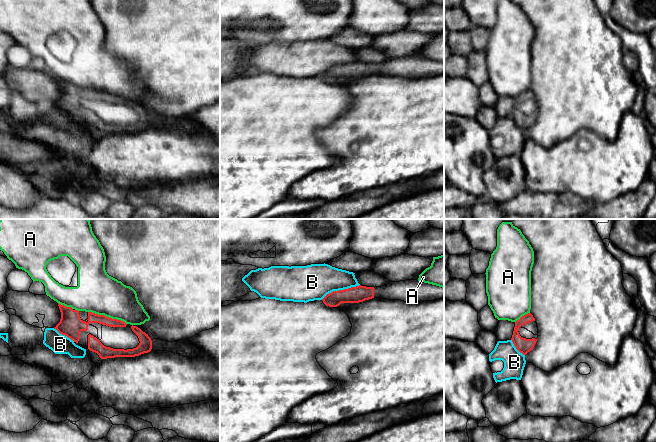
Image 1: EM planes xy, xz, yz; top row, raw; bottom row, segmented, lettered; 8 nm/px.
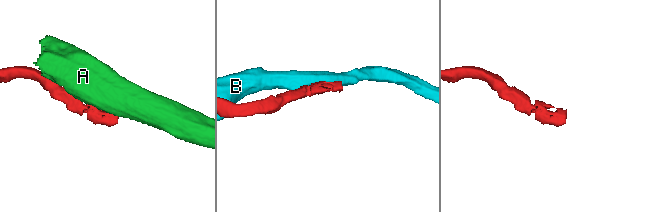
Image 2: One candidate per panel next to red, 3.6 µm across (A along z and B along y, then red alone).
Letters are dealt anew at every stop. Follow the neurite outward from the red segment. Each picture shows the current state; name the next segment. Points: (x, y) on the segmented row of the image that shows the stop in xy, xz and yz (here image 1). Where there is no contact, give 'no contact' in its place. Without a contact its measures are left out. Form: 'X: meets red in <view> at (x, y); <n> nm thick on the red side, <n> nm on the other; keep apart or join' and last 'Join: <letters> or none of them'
A: meets red in xy at (107, 317); 120 nm thick on the red side, 340 nm on the other; keep apart
B: meets red in xz at (340, 290); 130 nm thick on the red side, 280 nm on the other; keep apart
Join: none of them

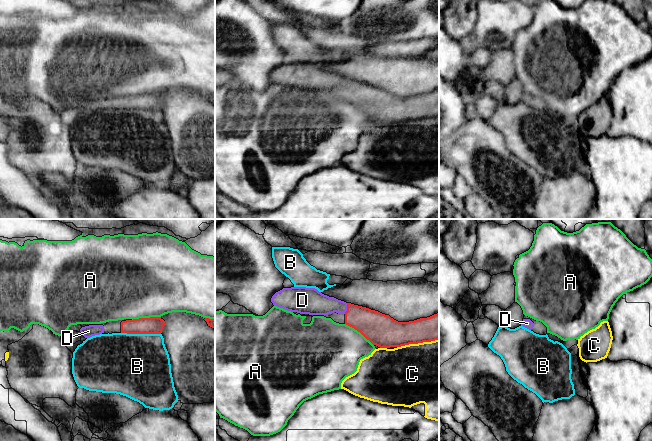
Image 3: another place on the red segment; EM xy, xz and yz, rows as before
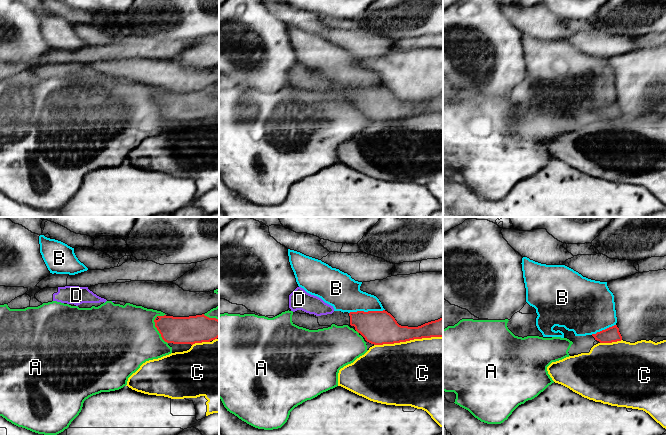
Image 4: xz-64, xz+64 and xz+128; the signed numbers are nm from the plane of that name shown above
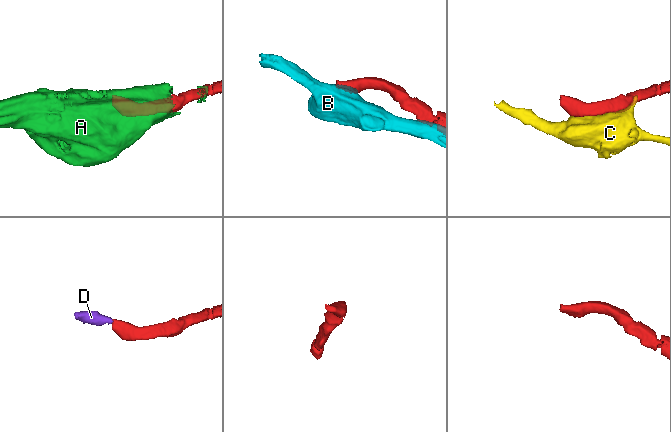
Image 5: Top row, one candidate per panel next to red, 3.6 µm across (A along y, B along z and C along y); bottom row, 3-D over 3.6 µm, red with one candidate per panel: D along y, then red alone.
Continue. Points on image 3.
A: meets red in xy at (146, 318); 140 nm thick on the red side, 500 nm on the other; keep apart
B: meets red in xy at (141, 333); 140 nm thick on the red side, 500 nm on the other; keep apart
C: meets red in xz at (417, 343); 220 nm thick on the red side, 480 nm on the other; keep apart
D: meets red in xz at (347, 308); 240 nm thick on the red side, 180 nm on the other; join
Join: D

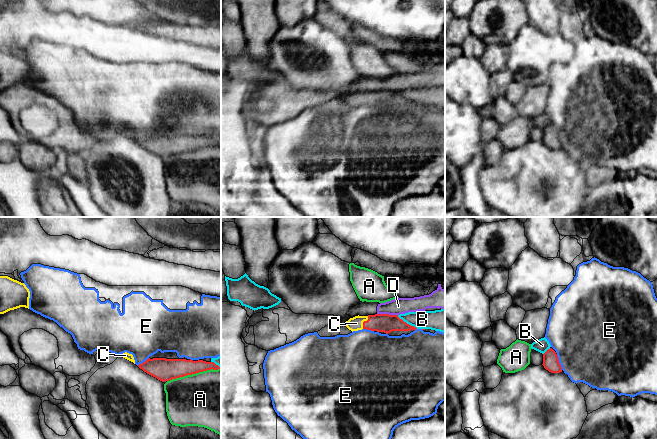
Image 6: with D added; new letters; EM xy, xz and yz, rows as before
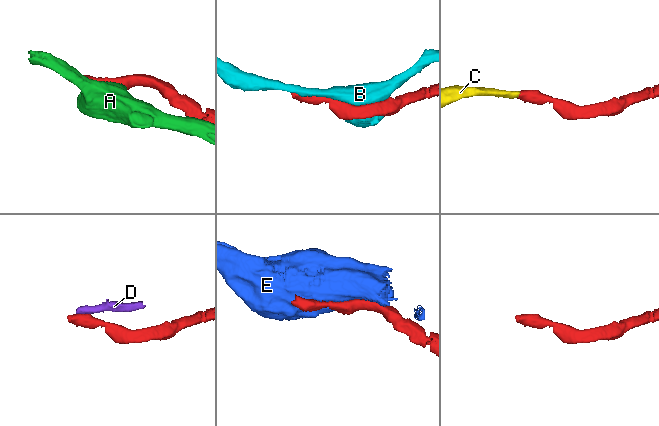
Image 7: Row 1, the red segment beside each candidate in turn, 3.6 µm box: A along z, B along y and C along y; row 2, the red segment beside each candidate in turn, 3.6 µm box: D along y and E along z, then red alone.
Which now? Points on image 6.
A: meets red in xy at (193, 373); 180 nm thick on the red side, 460 nm on the other; keep apart
B: meets red in xz at (406, 323); 150 nm thick on the red side, 170 nm on the other; keep apart
C: meets red in xz at (363, 322); 150 nm thick on the red side, 110 nm on the other; join
D: meets red in xz at (387, 314); 150 nm thick on the red side, 130 nm on the other; keep apart
E: meets red in yz at (558, 362); 130 nm thick on the red side, 480 nm on the other; keep apart
Join: C

